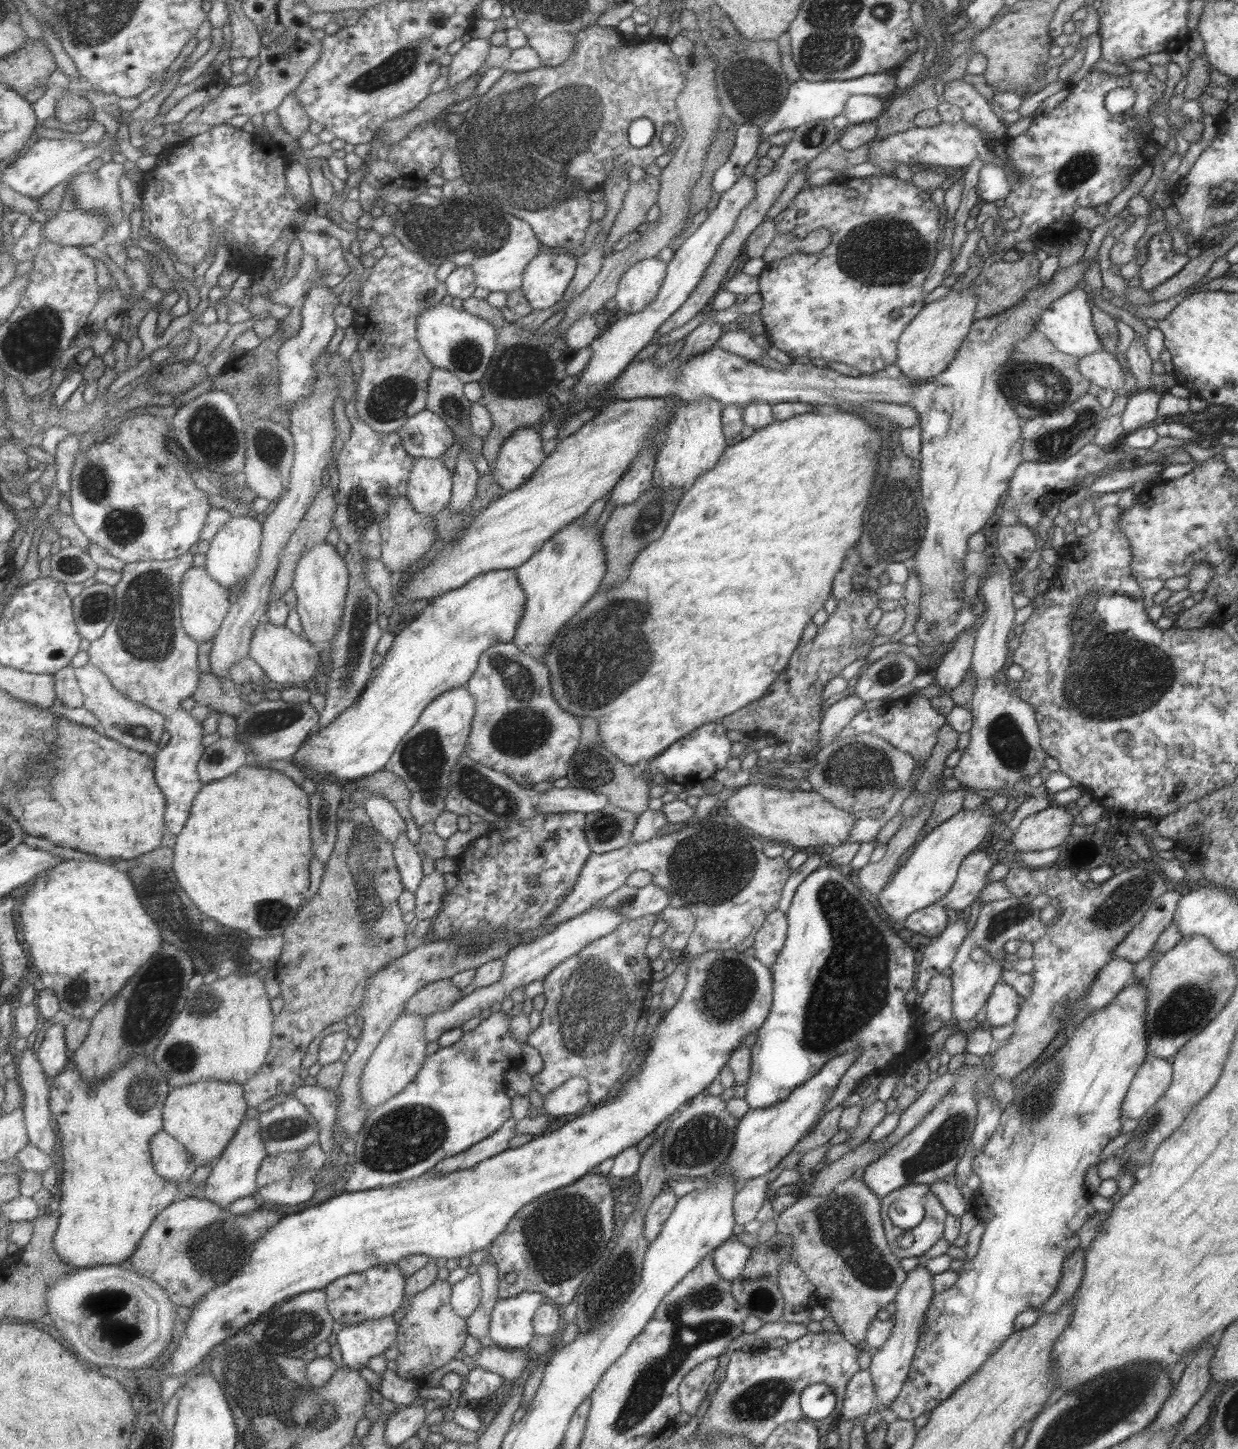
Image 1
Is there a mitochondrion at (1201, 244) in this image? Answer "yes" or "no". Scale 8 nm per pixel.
no

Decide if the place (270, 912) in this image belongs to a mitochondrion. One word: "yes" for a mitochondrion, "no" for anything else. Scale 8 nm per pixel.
yes

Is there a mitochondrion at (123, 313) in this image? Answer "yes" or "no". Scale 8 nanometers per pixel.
no

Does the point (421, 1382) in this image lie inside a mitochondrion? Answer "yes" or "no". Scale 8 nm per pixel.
no

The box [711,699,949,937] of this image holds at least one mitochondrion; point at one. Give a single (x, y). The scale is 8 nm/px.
(867, 770)

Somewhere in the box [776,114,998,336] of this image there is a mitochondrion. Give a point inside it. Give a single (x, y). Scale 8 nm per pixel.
(879, 253)

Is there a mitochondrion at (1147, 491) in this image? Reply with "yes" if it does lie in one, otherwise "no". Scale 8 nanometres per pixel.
no

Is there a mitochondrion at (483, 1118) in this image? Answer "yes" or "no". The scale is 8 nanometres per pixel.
no

